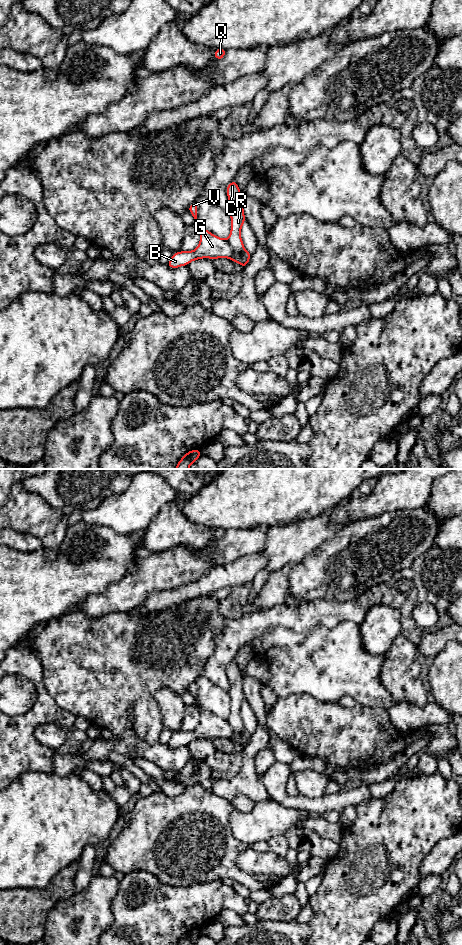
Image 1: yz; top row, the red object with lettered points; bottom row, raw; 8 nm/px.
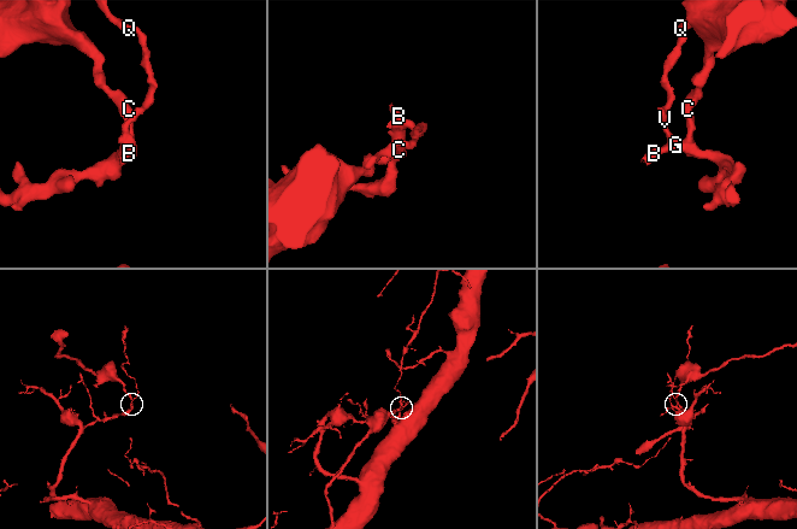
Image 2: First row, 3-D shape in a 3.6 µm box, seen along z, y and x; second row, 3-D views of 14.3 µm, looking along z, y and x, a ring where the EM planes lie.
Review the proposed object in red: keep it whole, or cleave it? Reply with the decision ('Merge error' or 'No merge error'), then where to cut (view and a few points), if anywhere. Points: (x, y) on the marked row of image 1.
Merge error. Split along yz (226, 240), (232, 248), (232, 256), (230, 258)

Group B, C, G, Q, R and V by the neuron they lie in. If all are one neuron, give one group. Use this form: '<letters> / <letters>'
B G Q V / C R

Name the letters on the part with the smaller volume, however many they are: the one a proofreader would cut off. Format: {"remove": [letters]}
{"remove": ["C", "R"]}

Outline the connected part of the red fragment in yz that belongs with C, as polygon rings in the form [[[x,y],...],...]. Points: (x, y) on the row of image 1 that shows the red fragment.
[[[236,180],[228,184],[226,192],[230,203],[229,213],[231,217],[231,231],[227,241],[233,248],[233,255],[230,259],[235,263],[239,263],[239,257],[244,250],[244,244],[240,234],[241,227],[245,223],[243,197]]]

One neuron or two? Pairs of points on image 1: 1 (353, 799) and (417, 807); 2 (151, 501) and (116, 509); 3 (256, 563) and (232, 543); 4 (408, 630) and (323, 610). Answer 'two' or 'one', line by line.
1: two
2: one
3: two
4: one

